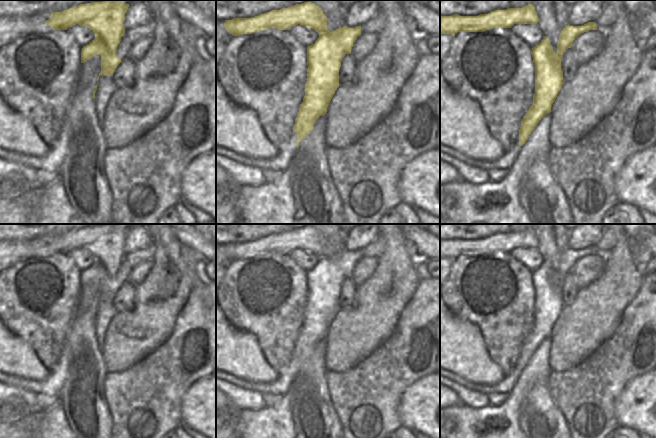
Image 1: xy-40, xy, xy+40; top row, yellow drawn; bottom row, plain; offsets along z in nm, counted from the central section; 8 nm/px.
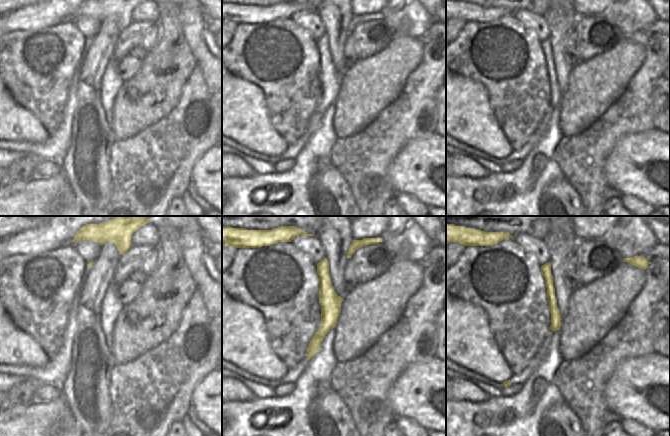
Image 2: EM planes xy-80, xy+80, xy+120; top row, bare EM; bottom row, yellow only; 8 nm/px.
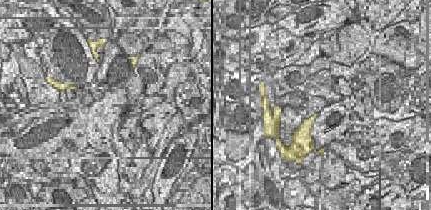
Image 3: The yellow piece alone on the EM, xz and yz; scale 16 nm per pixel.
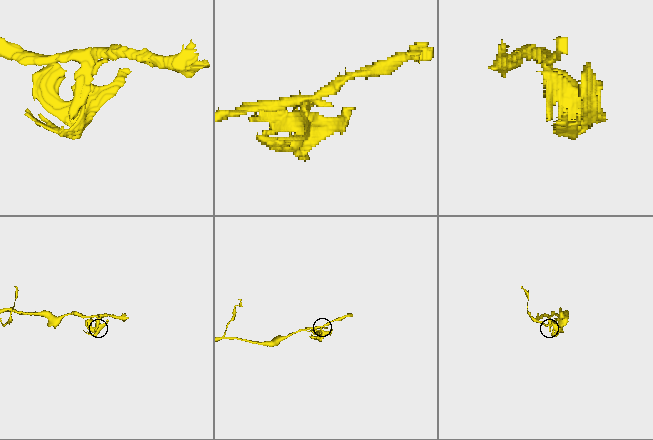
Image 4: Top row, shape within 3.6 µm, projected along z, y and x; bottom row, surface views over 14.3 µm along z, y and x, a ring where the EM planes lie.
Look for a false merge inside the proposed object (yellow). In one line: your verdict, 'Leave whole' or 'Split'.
Leave whole.

